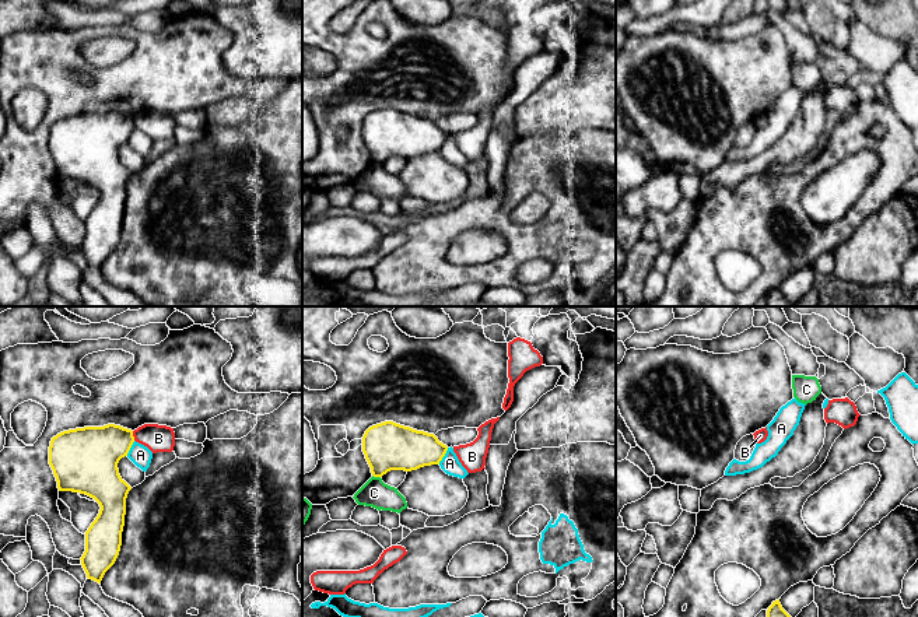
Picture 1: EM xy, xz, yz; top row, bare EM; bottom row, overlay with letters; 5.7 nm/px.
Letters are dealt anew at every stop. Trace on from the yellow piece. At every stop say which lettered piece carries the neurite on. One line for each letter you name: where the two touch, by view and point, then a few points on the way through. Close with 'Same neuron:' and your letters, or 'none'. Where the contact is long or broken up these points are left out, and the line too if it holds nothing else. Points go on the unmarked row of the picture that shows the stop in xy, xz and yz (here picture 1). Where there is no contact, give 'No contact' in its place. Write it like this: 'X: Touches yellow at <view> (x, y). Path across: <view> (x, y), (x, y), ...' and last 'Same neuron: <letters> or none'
Same neuron: none

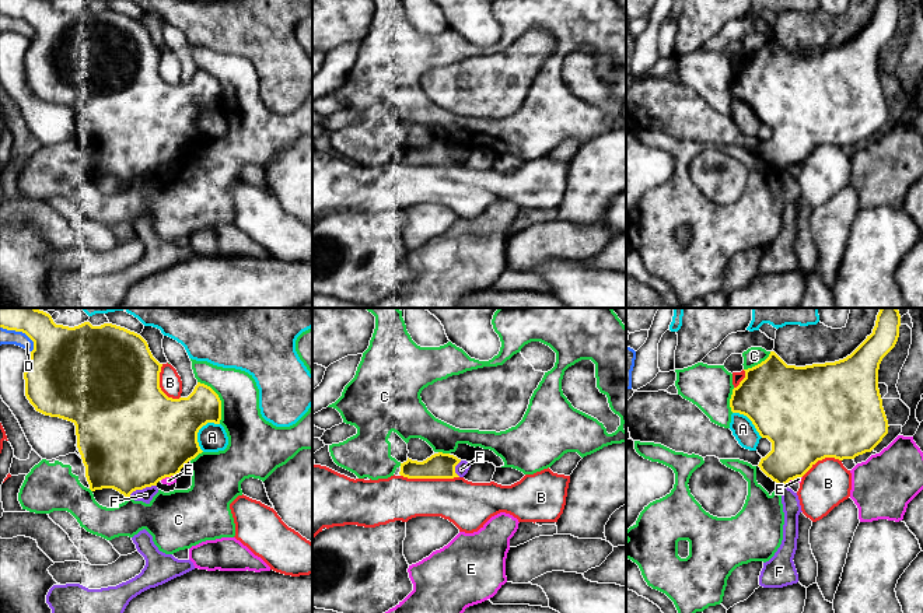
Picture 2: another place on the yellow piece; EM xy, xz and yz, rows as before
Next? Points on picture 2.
Same neuron: none

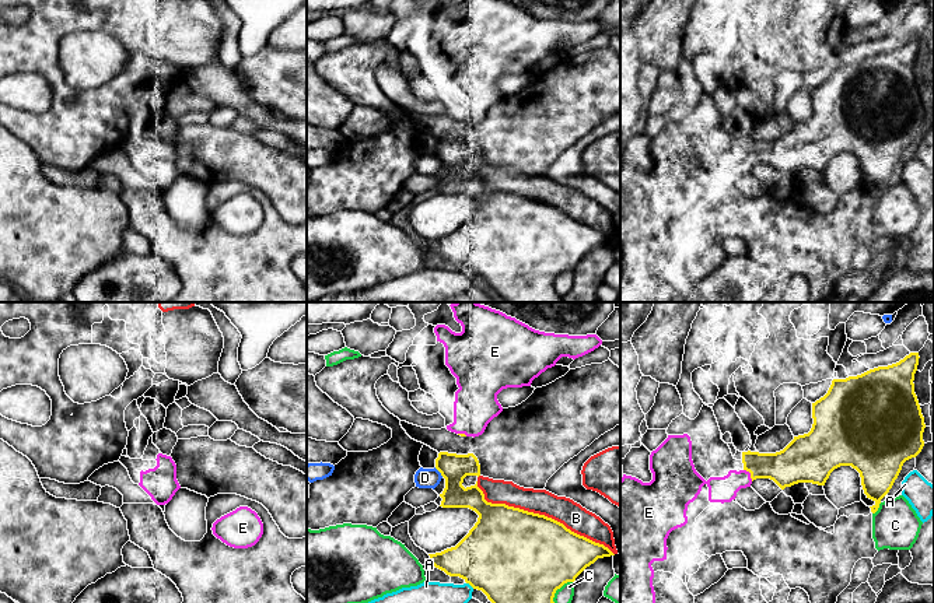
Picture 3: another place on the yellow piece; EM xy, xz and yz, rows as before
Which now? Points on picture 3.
E: Touches yellow at yz (751, 161)
Same neuron: E

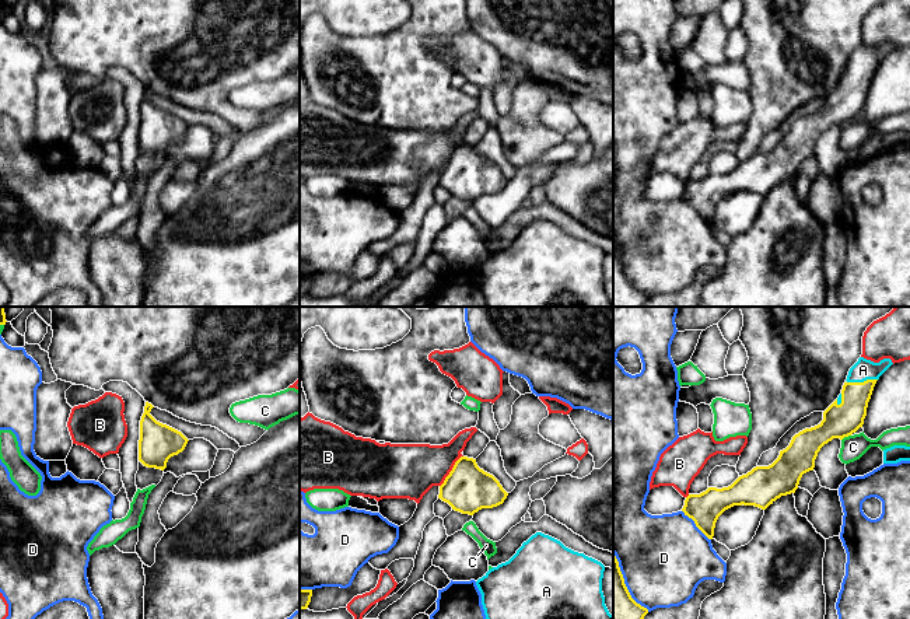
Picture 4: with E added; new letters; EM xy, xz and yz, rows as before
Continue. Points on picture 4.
A: Touches yellow at yz (861, 69)
Same neuron: A

